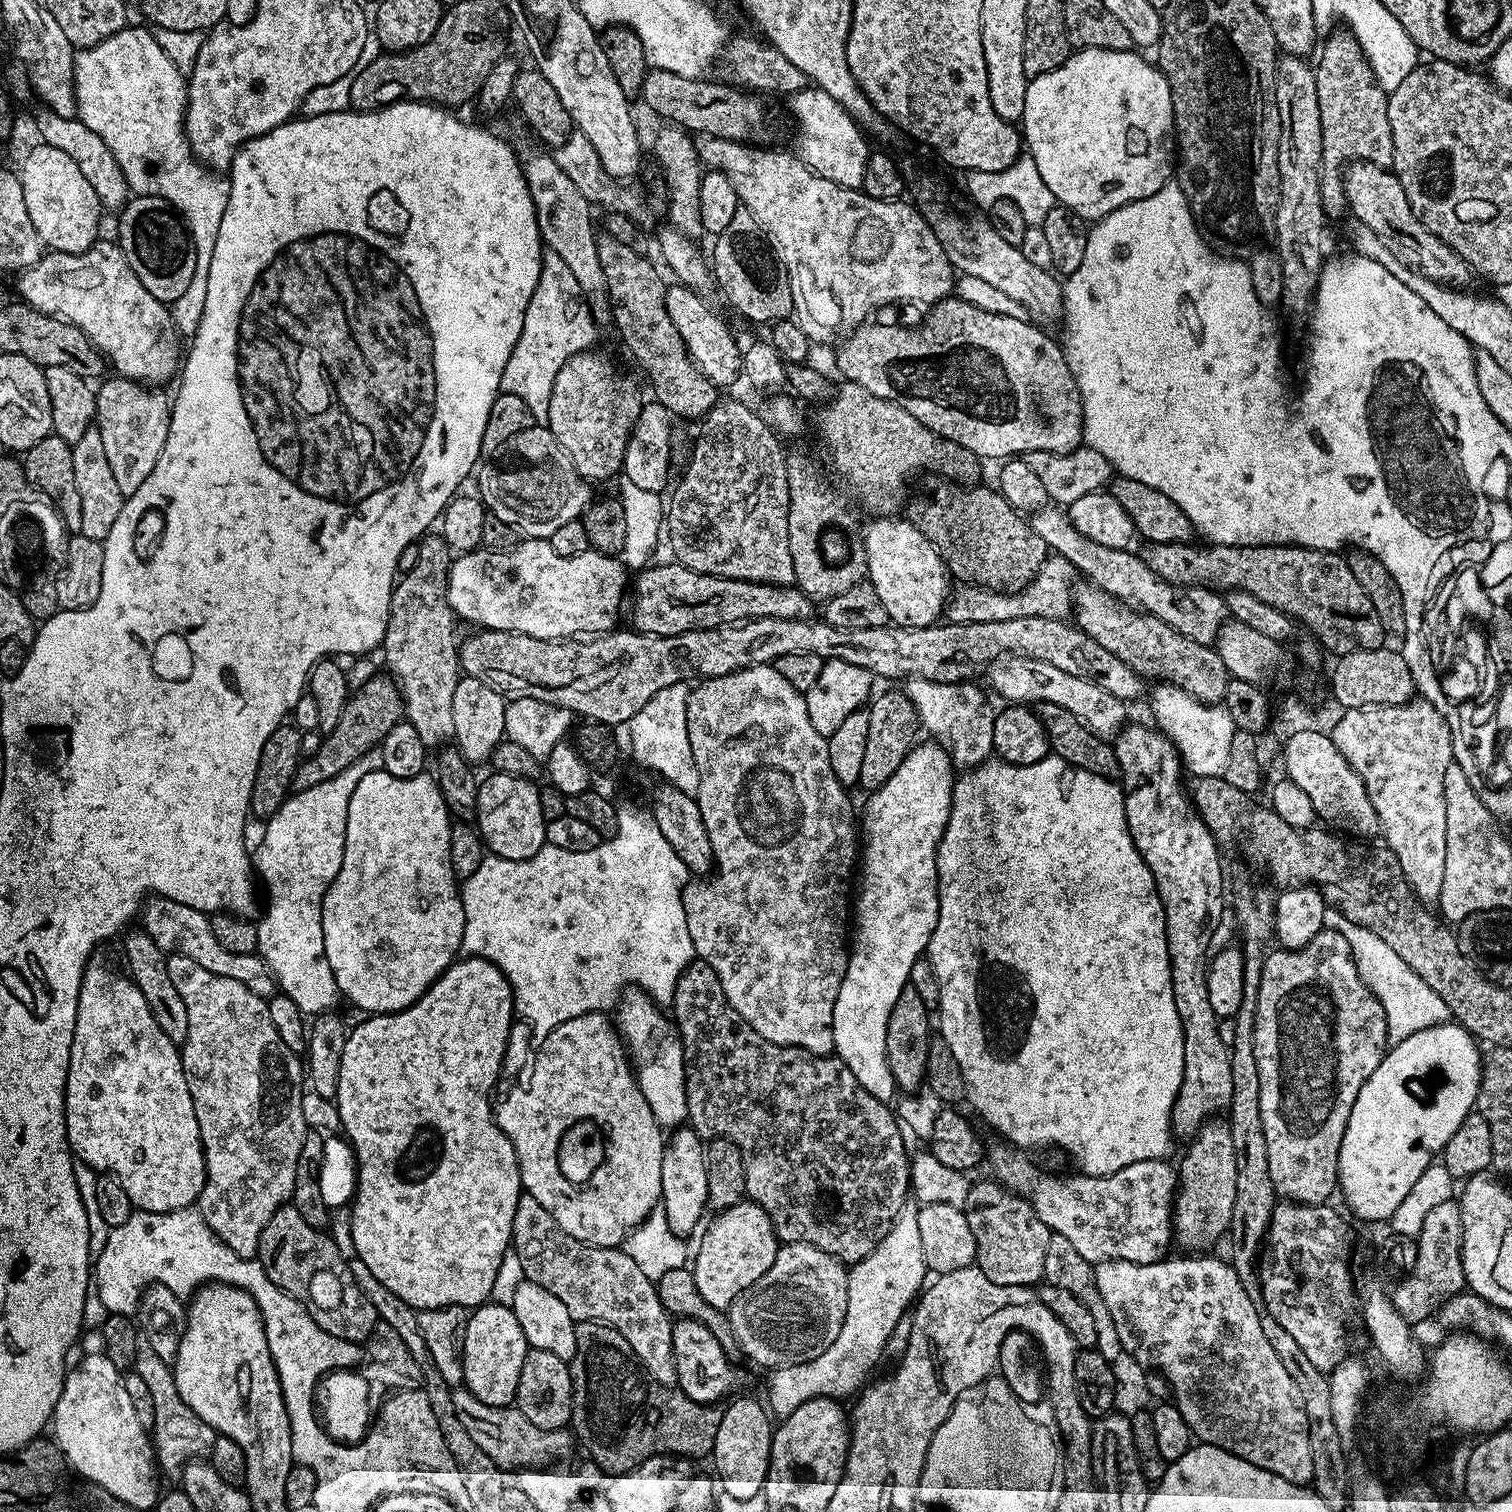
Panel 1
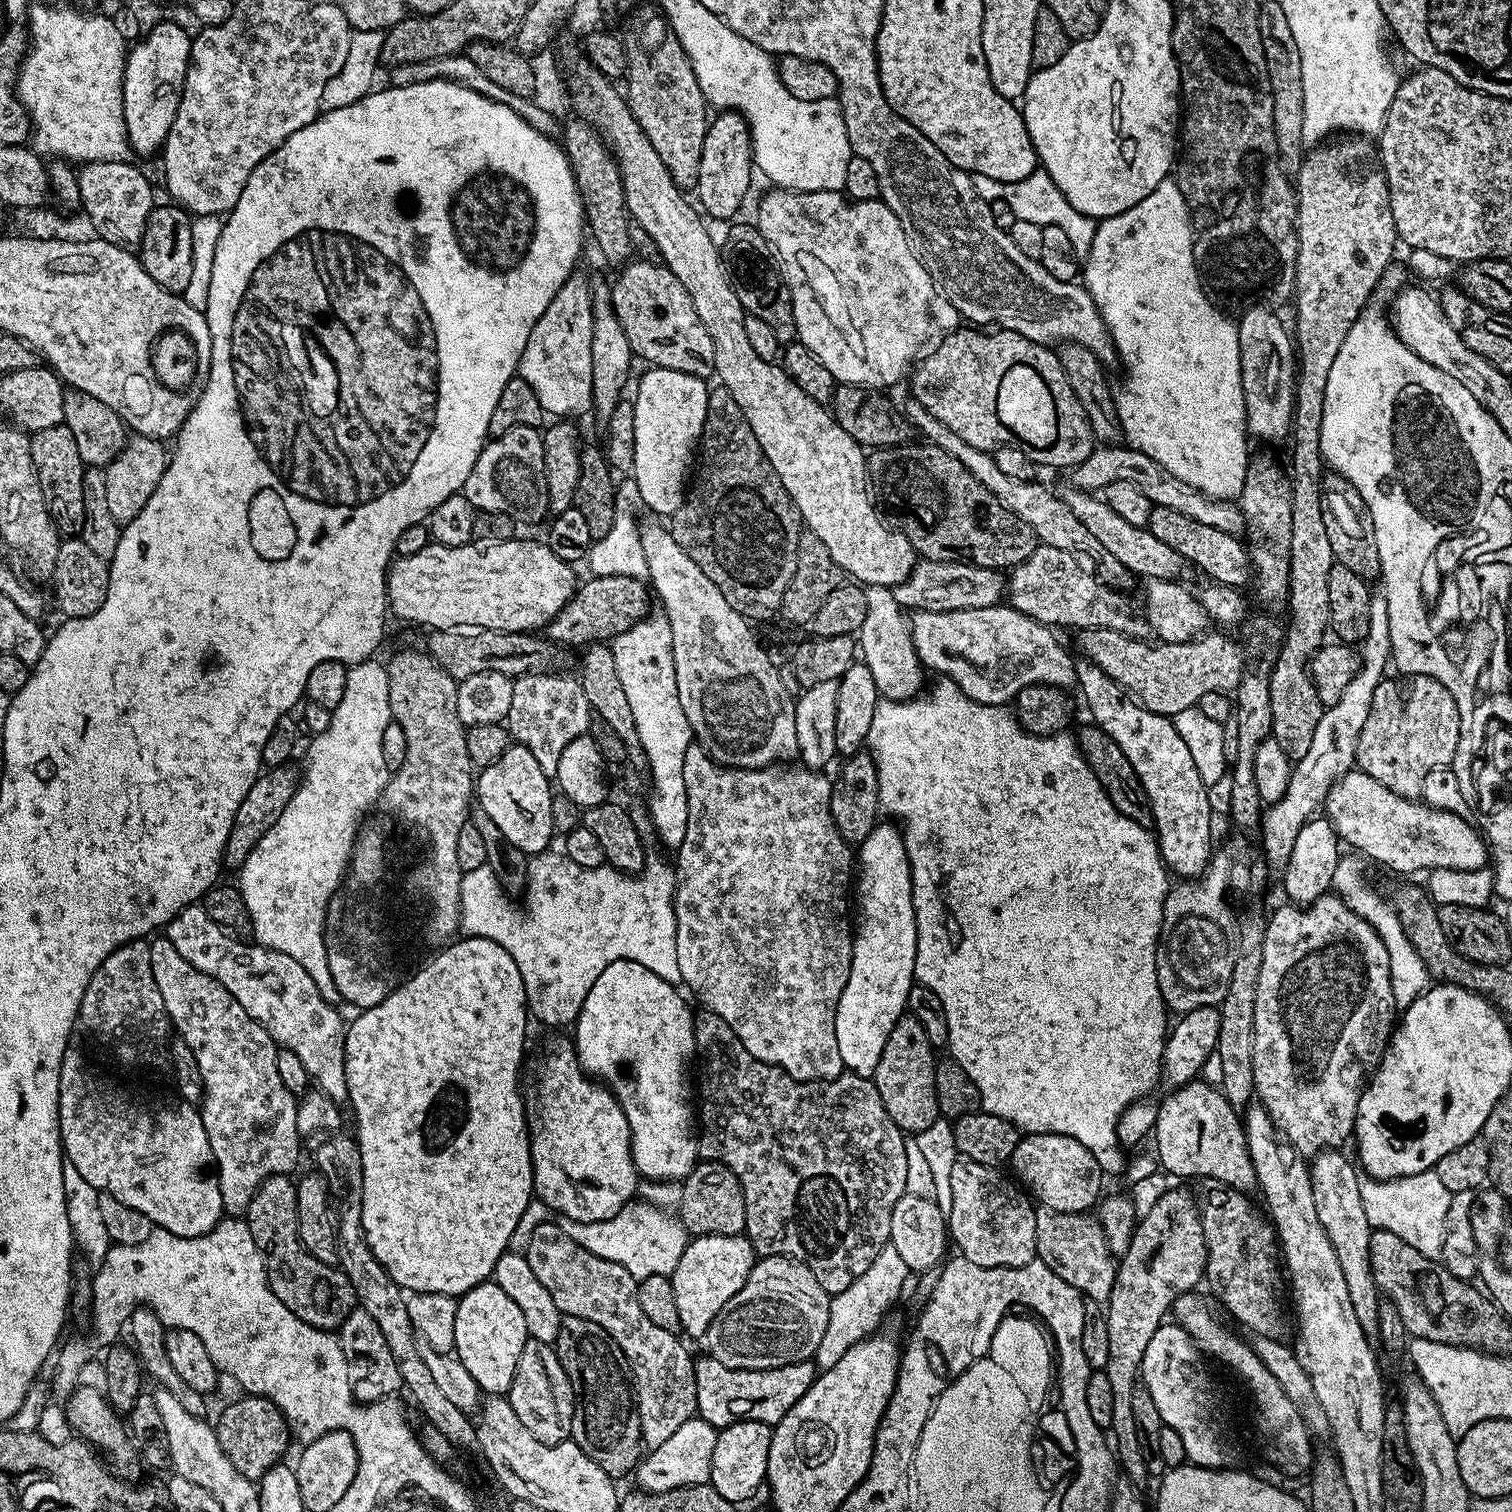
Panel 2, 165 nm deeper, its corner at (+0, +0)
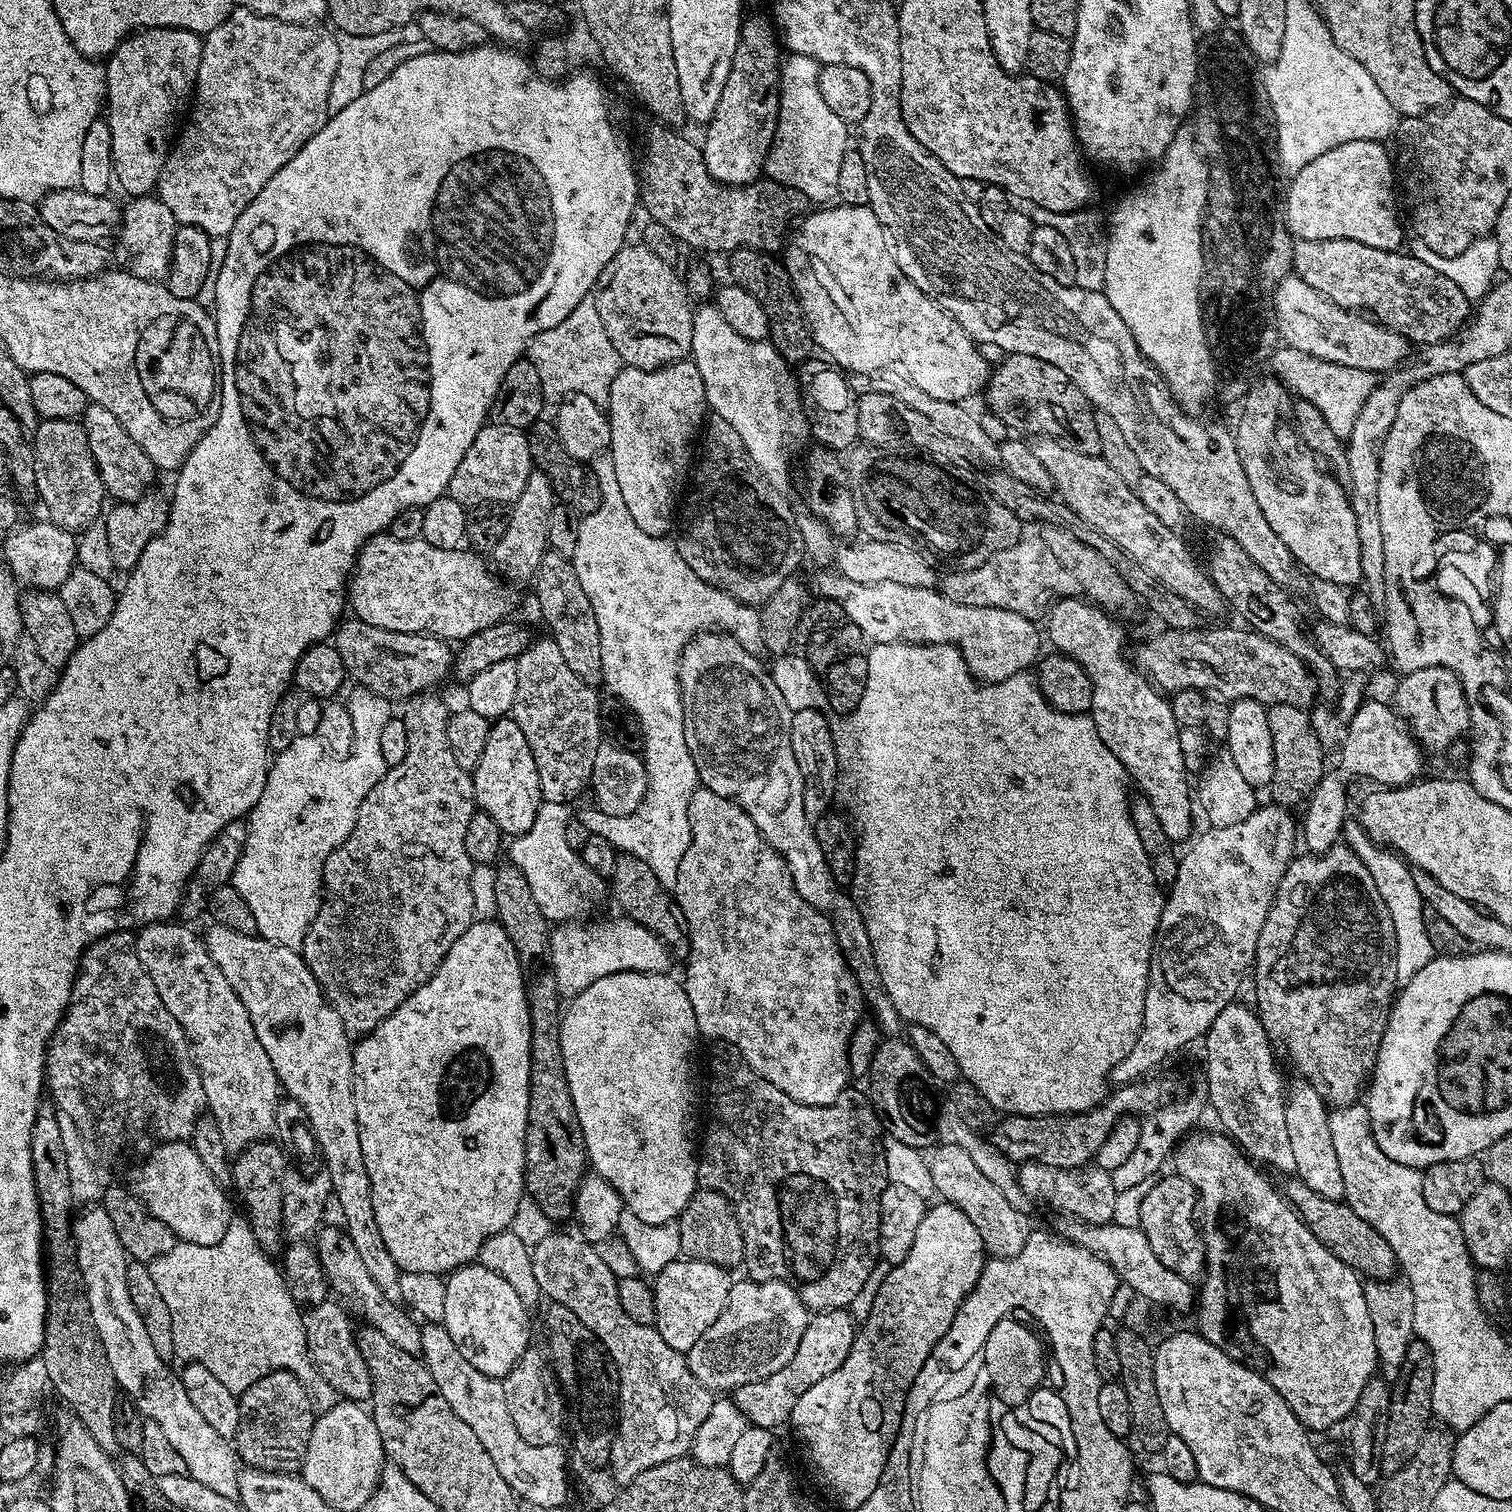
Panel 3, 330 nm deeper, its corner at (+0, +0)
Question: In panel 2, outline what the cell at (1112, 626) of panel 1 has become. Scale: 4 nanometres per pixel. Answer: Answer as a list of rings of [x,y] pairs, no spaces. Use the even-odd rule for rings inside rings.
[[[1049,544],[1036,547],[1030,558],[1011,569],[1006,580],[1007,603],[1022,614],[1032,616],[1039,624],[1071,630],[1105,628],[1118,630],[1118,634],[1126,634],[1135,640],[1148,640],[1153,631],[1147,618],[1137,609],[1135,612],[1124,595],[1111,584],[1103,584],[1089,572],[1084,572],[1066,550],[1058,550]]]

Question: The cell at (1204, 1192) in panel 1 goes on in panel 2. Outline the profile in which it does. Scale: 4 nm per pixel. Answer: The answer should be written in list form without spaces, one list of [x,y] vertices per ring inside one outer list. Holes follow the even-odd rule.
[[[1172,1188],[1164,1192],[1148,1208],[1148,1213],[1139,1217],[1136,1232],[1123,1256],[1119,1257],[1114,1286],[1110,1298],[1106,1301],[1106,1331],[1110,1333],[1110,1358],[1103,1371],[1110,1378],[1110,1387],[1114,1394],[1114,1418],[1110,1429],[1114,1441],[1114,1455],[1118,1468],[1131,1484],[1143,1486],[1150,1480],[1146,1458],[1142,1454],[1142,1442],[1138,1442],[1138,1430],[1134,1426],[1133,1395],[1140,1380],[1142,1358],[1146,1358],[1146,1346],[1154,1338],[1154,1330],[1165,1323],[1164,1316],[1173,1311],[1179,1296],[1189,1295],[1205,1279],[1204,1271],[1208,1265],[1208,1247],[1202,1230],[1202,1218],[1197,1197],[1191,1196],[1184,1188]]]

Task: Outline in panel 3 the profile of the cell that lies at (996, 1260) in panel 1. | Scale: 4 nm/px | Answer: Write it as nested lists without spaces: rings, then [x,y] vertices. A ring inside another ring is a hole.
[[[955,1142],[947,1143],[933,1147],[928,1156],[930,1178],[934,1178],[936,1196],[943,1203],[958,1206],[958,1210],[962,1210],[962,1214],[966,1214],[966,1218],[974,1222],[978,1234],[982,1234],[984,1251],[989,1257],[1005,1260],[1017,1256],[1022,1246],[1026,1246],[1030,1233],[1034,1231],[1033,1225],[1028,1225],[1023,1211],[1012,1205],[1006,1195],[978,1170],[977,1163],[962,1146]]]

